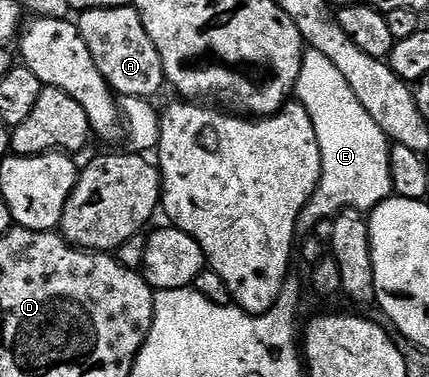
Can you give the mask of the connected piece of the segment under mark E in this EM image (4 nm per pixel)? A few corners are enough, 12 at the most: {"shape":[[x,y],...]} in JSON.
{"shape":[[323,52],[301,57],[321,179],[301,209],[313,232],[390,197],[389,138]]}

